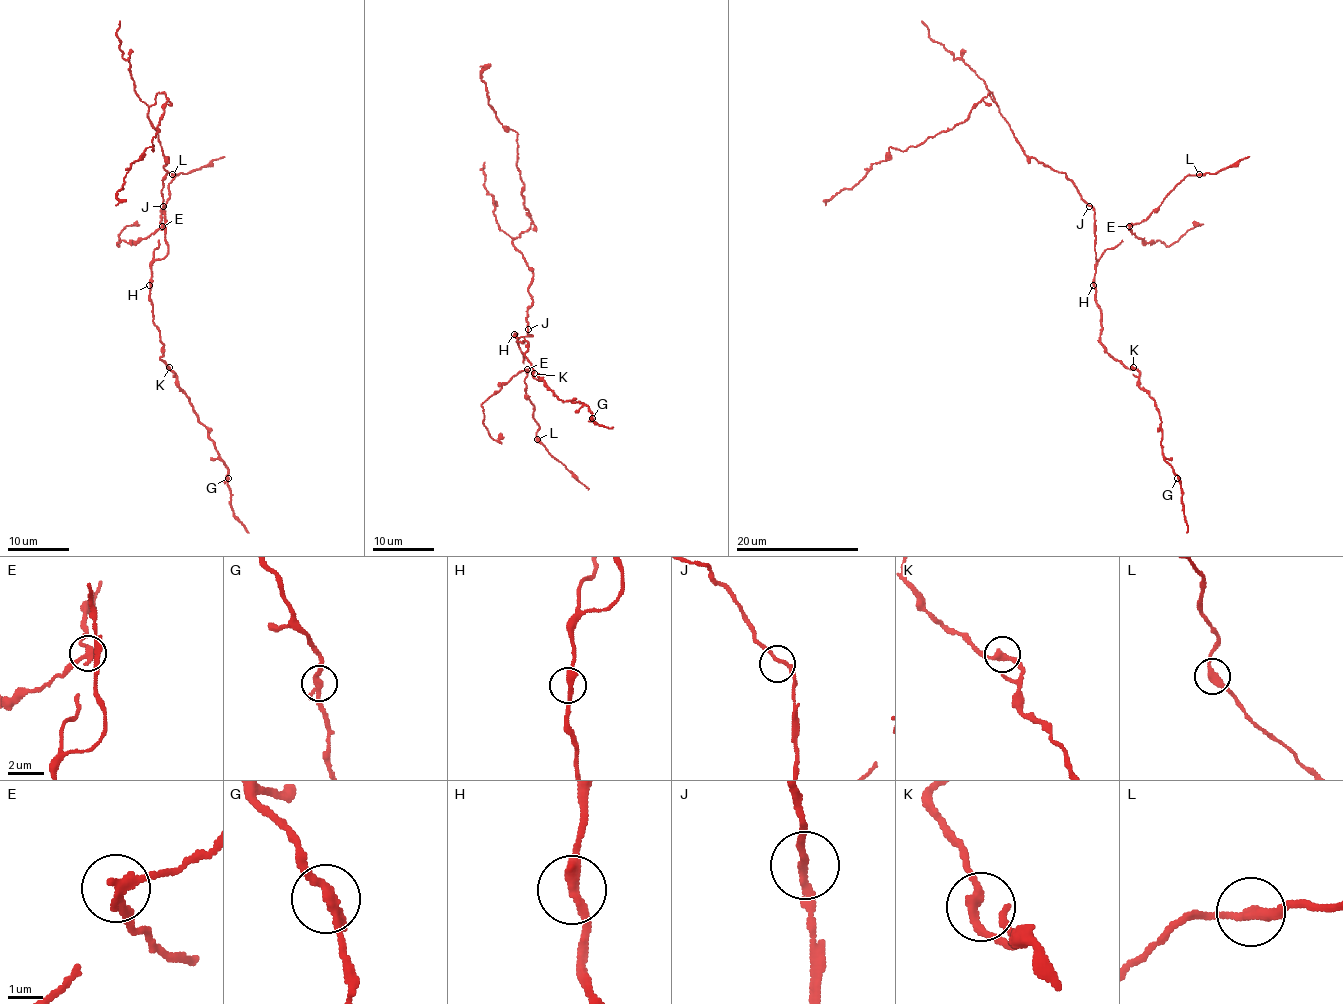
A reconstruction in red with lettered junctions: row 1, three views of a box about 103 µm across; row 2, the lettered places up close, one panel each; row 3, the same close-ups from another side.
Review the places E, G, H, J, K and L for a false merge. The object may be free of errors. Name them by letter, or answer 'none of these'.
E

